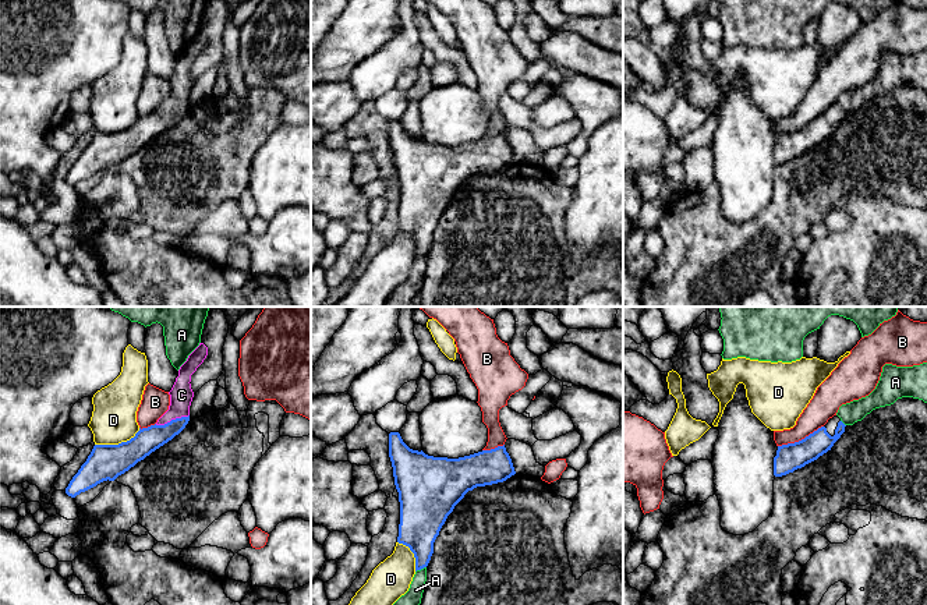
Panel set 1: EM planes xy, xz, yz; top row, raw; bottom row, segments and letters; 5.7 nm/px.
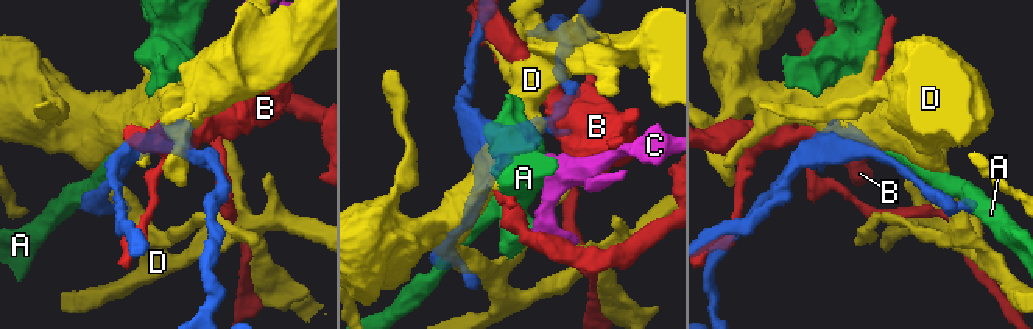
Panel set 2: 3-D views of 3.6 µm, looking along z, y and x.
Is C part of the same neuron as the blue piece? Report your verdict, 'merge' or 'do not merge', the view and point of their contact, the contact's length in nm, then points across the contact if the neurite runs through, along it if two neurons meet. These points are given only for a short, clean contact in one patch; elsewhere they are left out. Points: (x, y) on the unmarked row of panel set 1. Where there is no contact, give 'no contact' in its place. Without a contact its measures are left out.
merge; meets blue in xy at (172, 108); contact 200 nm long; runs through xy (148, 127), (155, 124), (172, 108), (179, 101), (181, 82)

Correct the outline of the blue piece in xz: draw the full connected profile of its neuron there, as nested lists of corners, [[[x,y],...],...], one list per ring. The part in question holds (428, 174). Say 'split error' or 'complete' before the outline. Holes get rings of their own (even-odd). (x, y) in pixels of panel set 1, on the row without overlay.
complete; [[[390,120],[389,145],[400,190],[397,230],[408,234],[414,241],[415,259],[428,254],[442,213],[468,178],[503,170],[516,162],[505,132],[459,146],[434,145],[422,138],[410,137],[399,120]]]

